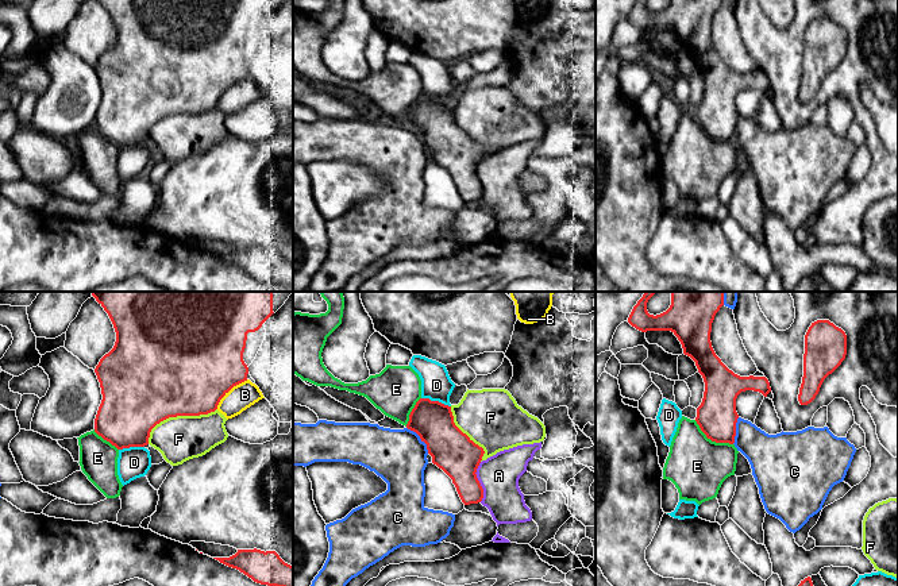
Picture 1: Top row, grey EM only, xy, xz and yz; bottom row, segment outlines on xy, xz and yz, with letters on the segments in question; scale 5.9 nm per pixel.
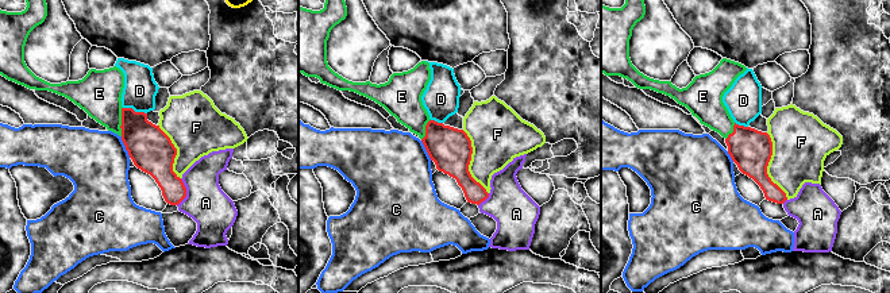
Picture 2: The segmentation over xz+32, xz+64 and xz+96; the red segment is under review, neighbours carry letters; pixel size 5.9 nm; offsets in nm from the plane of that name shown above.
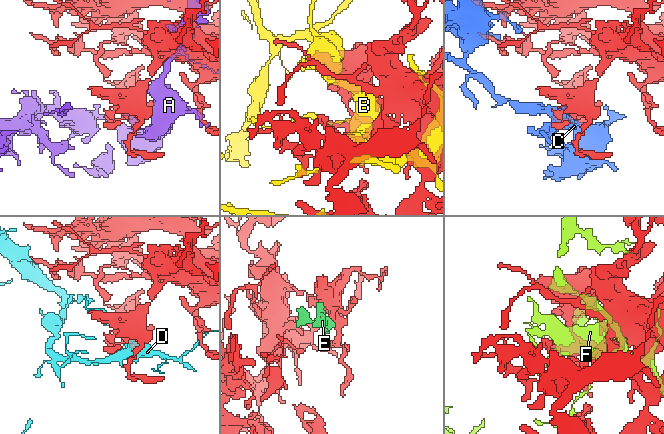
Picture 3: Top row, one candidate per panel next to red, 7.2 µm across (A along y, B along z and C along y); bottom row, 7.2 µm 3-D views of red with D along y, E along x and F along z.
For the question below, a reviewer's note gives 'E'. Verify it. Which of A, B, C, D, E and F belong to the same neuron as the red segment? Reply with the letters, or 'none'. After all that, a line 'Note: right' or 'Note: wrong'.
E
Note: right

